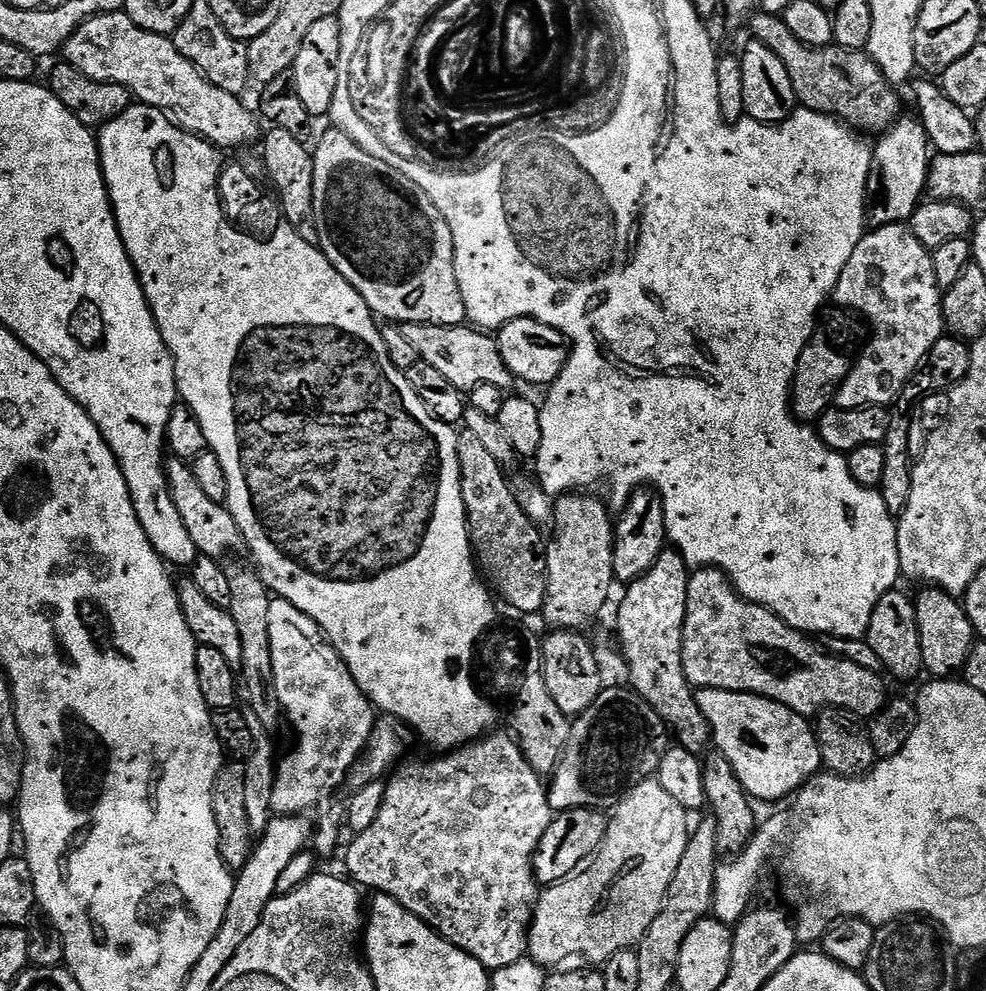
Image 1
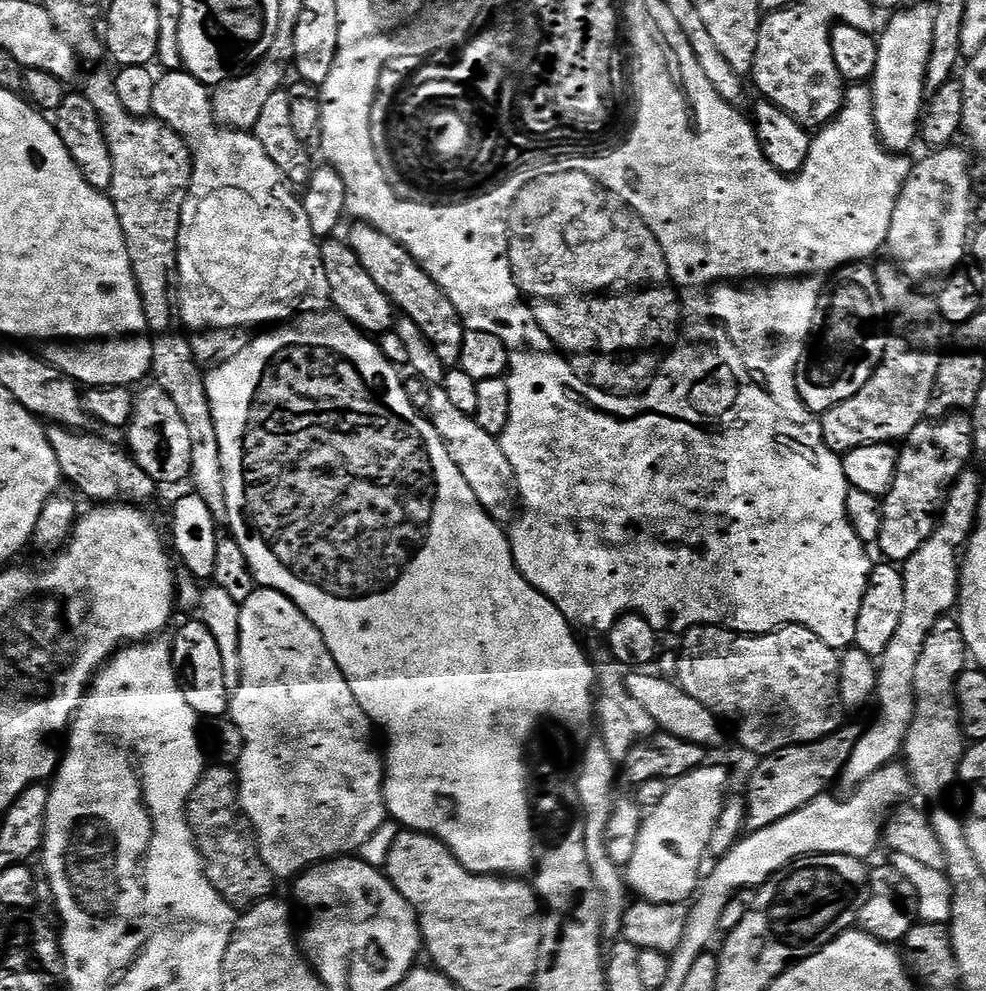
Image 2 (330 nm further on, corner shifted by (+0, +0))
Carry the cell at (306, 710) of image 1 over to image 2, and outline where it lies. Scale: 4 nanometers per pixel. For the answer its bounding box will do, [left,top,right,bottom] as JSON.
[230,587,386,878]

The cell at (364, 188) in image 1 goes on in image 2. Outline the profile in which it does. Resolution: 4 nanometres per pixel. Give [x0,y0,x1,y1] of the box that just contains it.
[346,222,466,366]

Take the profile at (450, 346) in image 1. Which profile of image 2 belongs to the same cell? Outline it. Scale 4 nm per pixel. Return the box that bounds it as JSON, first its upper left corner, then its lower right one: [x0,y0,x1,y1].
[321,238,398,338]

